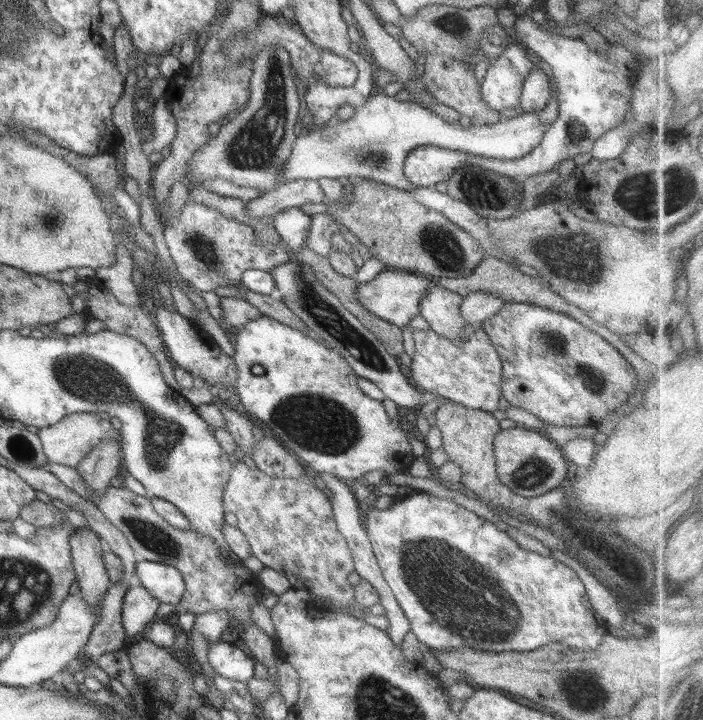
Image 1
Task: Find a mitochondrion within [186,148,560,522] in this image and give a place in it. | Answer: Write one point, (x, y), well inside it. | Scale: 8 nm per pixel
(317, 425)

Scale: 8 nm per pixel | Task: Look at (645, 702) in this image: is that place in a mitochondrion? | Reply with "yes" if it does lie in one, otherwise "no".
no

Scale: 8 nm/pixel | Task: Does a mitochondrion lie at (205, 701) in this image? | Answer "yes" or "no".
no

